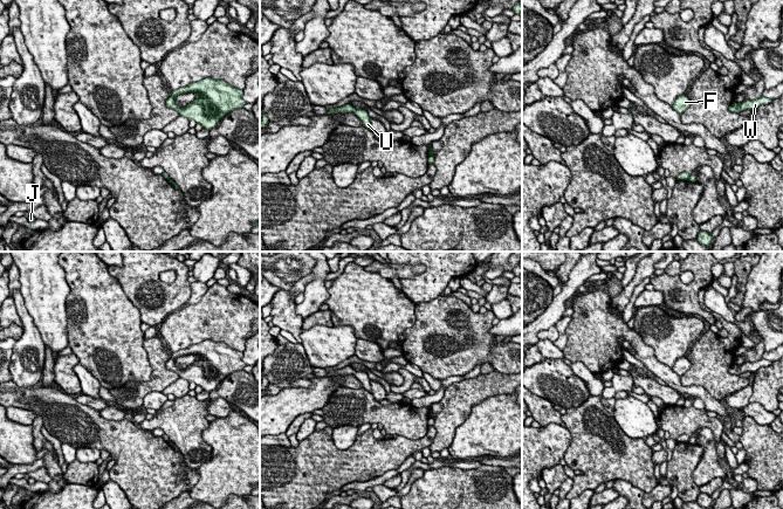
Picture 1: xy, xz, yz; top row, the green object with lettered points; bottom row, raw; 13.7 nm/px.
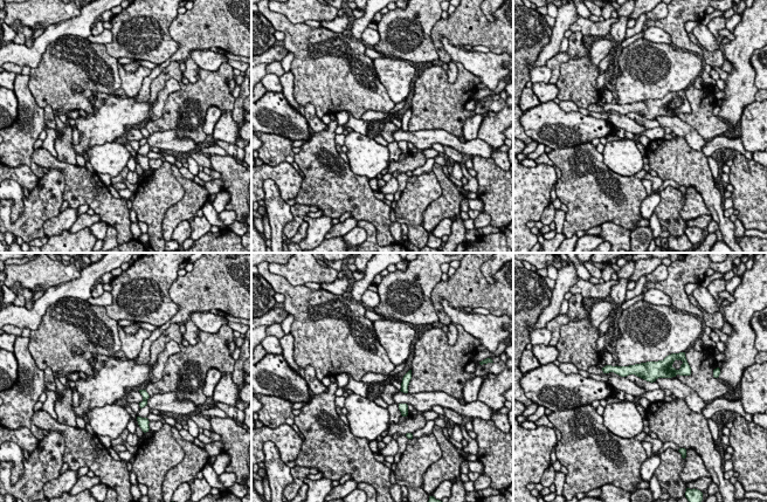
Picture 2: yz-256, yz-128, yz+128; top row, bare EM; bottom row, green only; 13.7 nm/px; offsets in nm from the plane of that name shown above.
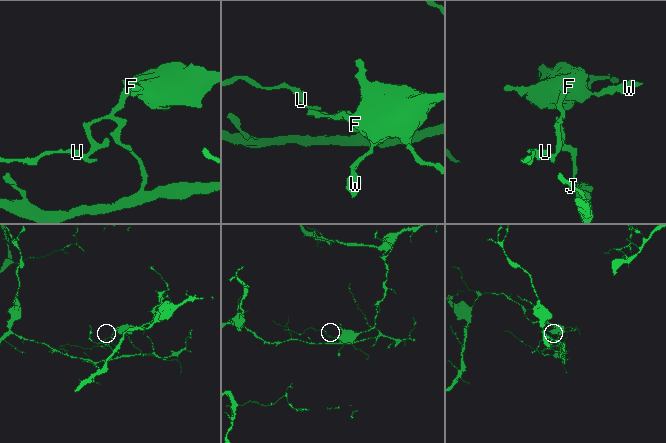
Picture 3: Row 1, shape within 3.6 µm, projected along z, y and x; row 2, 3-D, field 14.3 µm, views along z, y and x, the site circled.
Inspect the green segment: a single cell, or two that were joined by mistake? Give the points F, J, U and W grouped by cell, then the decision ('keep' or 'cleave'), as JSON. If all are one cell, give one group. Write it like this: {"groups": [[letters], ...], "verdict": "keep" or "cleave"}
{"groups": [["F", "U", "W"], ["J"]], "verdict": "cleave"}

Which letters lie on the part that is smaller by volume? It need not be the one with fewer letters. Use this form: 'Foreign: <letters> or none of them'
Foreign: F, U, W

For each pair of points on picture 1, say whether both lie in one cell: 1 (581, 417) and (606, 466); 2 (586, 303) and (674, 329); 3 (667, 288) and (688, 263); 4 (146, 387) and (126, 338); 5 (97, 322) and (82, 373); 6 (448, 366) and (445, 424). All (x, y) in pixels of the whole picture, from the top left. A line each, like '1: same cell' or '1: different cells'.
1: same cell
2: different cells
3: same cell
4: different cells
5: different cells
6: different cells

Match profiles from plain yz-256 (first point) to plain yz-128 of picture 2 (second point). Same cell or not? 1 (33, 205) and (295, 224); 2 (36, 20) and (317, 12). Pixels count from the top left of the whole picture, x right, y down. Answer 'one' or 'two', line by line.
1: one
2: one

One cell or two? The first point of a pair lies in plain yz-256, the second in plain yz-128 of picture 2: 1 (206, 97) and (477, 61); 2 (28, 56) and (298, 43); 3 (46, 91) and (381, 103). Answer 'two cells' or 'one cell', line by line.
1: two cells
2: two cells
3: one cell

